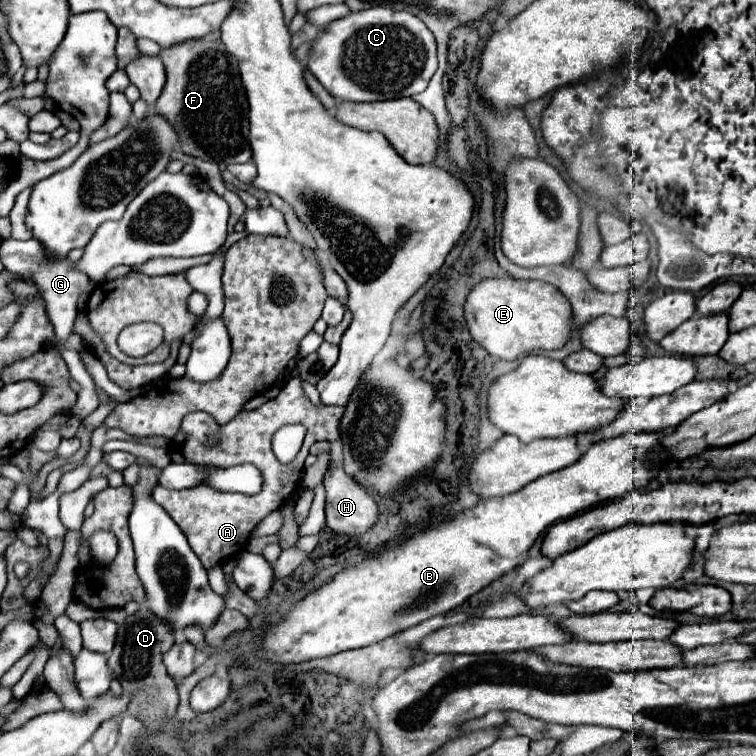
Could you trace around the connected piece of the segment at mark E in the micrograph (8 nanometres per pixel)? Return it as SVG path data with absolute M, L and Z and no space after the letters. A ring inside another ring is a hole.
M484 279L466 299L466 323L474 341L478 341L494 359L514 361L532 351L562 349L570 339L570 303L558 289L542 281L520 279Z

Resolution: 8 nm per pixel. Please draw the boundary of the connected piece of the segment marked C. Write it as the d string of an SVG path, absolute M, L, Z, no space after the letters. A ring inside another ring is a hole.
M370 7L332 21L322 31L322 35L314 39L312 53L306 65L332 97L340 97L344 101L386 101L412 97L424 91L428 81L436 73L436 41L430 29L412 13L394 11L390 7Z

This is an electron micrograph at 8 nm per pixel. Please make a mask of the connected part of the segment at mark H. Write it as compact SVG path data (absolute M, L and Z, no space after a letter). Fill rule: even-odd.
M340 465L330 467L324 477L326 487L326 525L336 535L348 535L348 537L360 537L378 521L378 503L372 499L372 495L366 493L364 487L360 487L352 477L348 477Z

